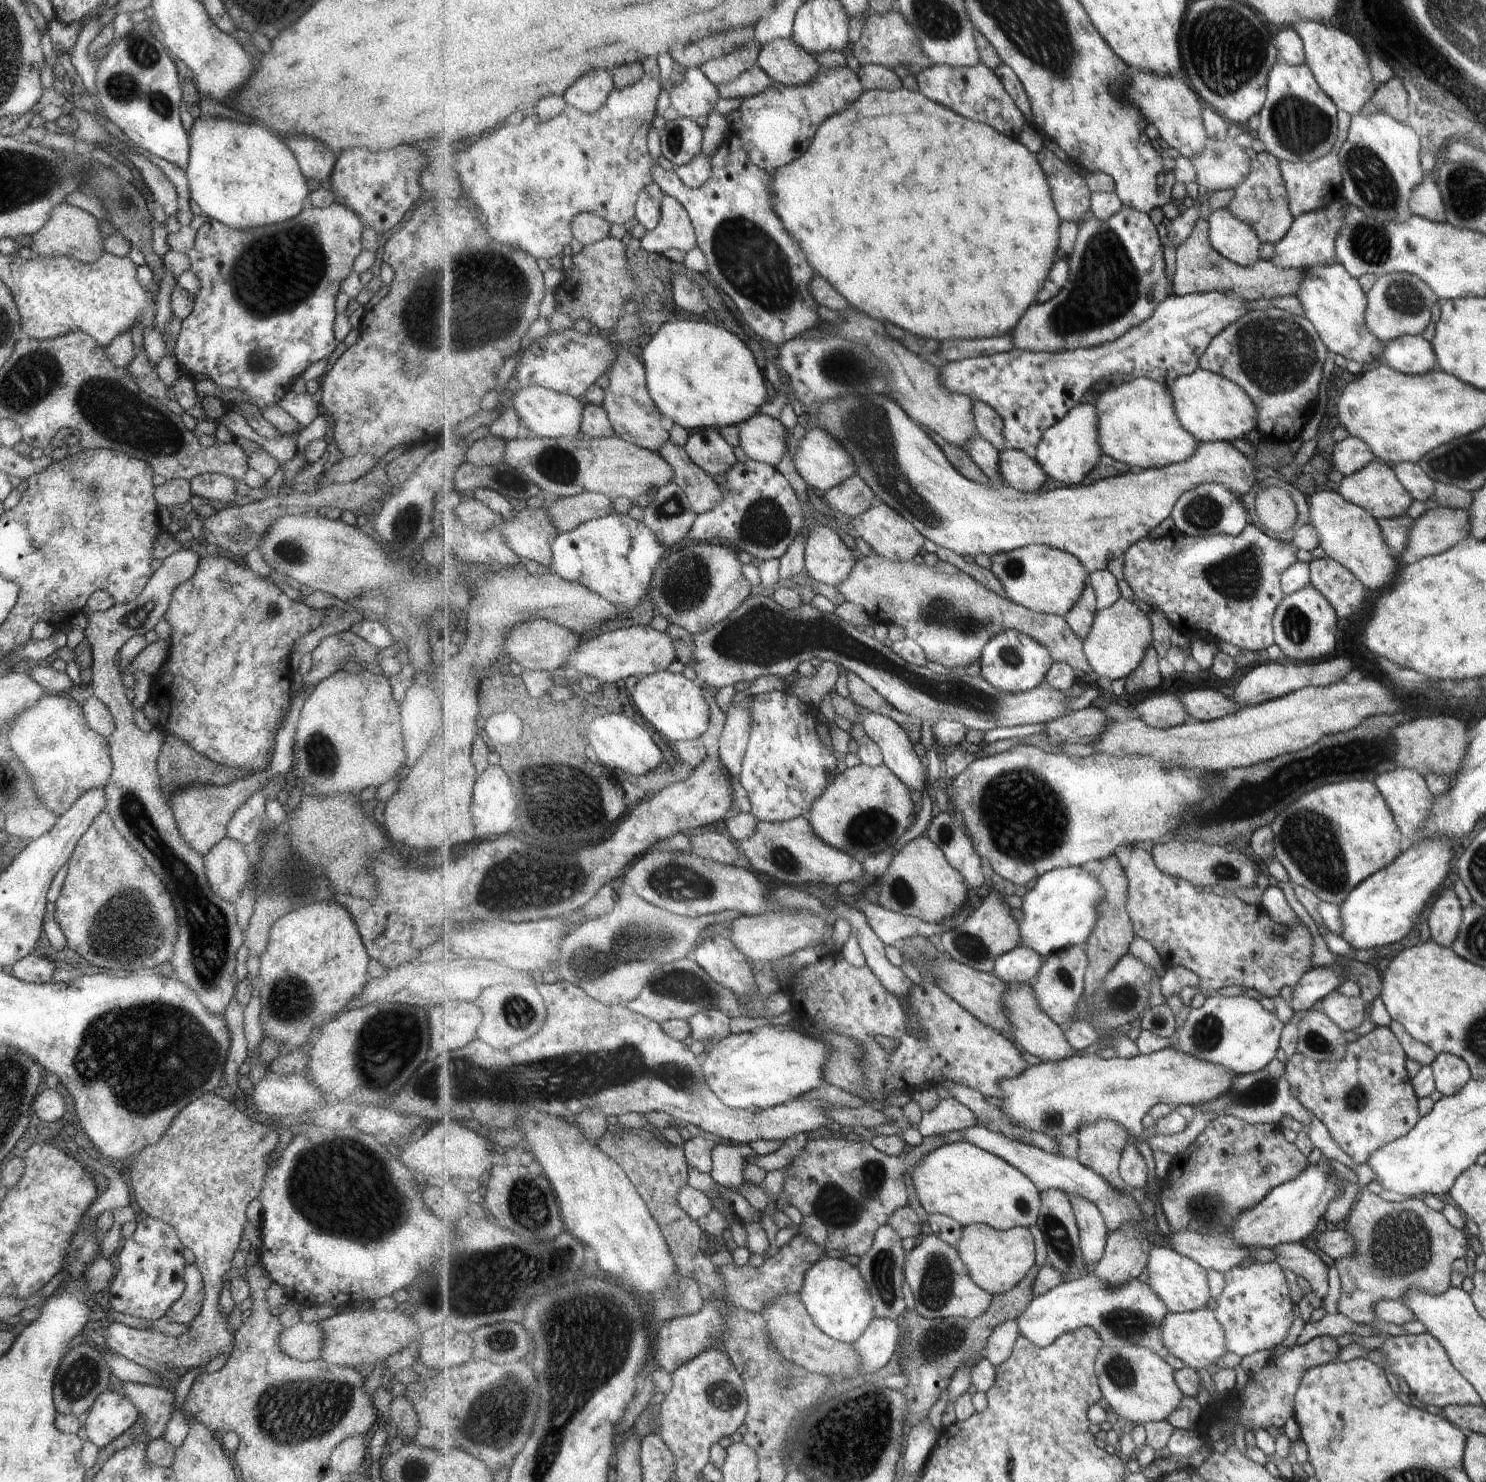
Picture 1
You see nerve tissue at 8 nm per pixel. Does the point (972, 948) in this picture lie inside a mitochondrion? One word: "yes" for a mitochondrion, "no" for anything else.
yes

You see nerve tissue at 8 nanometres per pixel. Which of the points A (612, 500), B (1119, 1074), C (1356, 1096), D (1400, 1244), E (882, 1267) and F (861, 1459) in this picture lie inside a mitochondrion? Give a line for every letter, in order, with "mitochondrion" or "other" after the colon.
A: other
B: other
C: mitochondrion
D: mitochondrion
E: mitochondrion
F: mitochondrion

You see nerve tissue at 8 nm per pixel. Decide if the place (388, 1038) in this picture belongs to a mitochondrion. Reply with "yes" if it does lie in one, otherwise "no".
yes

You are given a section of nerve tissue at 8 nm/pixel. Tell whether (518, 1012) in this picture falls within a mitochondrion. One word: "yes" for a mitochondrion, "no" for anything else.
yes

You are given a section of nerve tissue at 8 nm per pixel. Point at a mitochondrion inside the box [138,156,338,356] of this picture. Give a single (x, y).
(306, 265)

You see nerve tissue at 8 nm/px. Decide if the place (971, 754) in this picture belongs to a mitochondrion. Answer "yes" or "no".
no

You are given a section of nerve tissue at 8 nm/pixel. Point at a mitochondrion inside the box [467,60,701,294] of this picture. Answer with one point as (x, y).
(674, 138)

